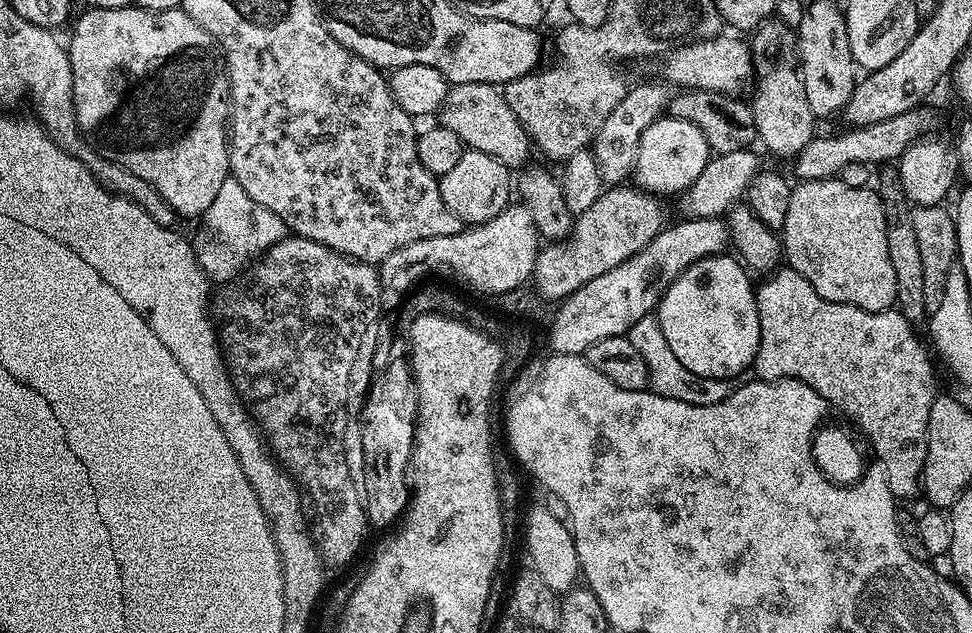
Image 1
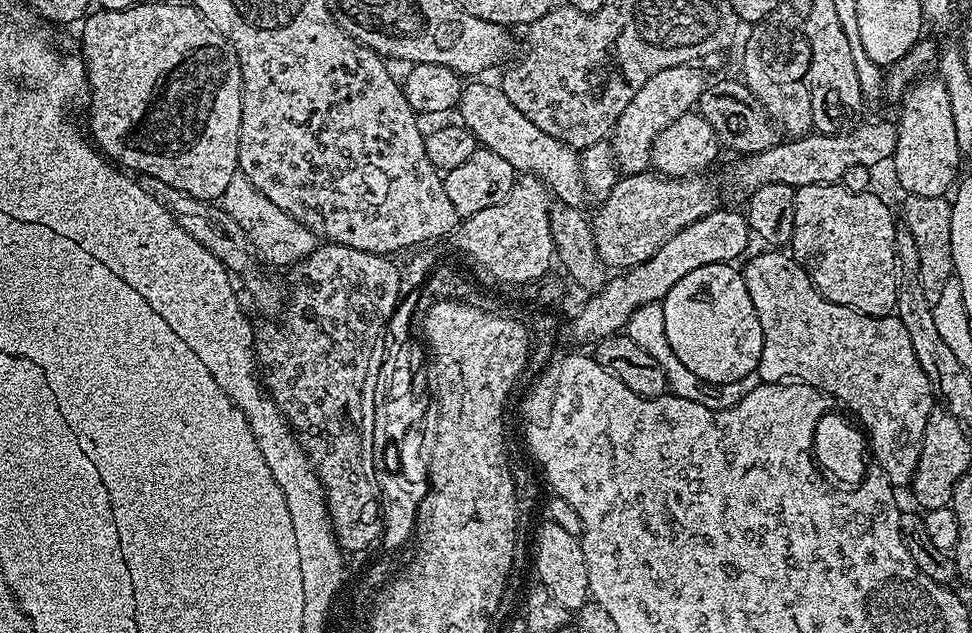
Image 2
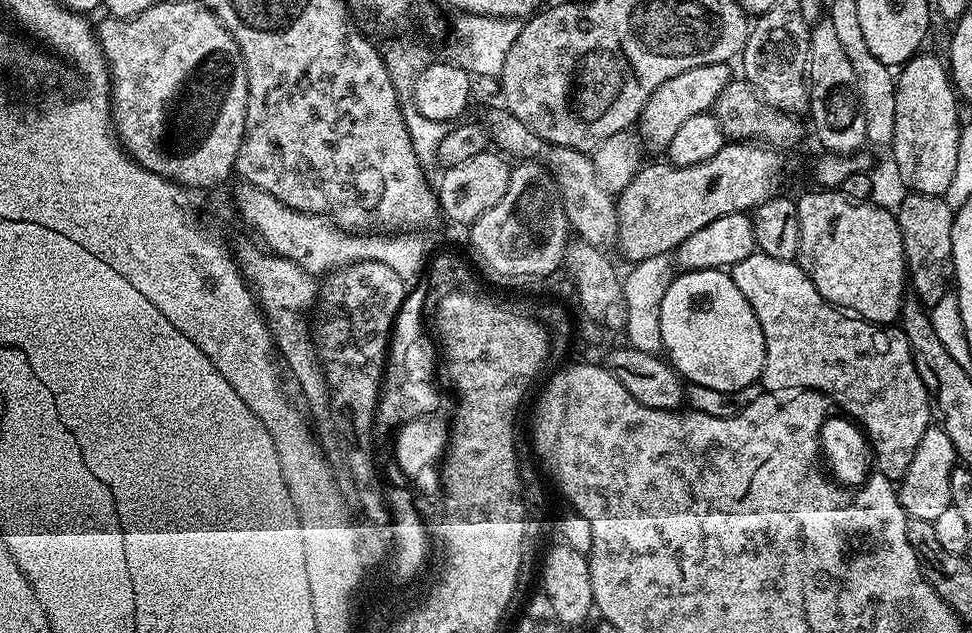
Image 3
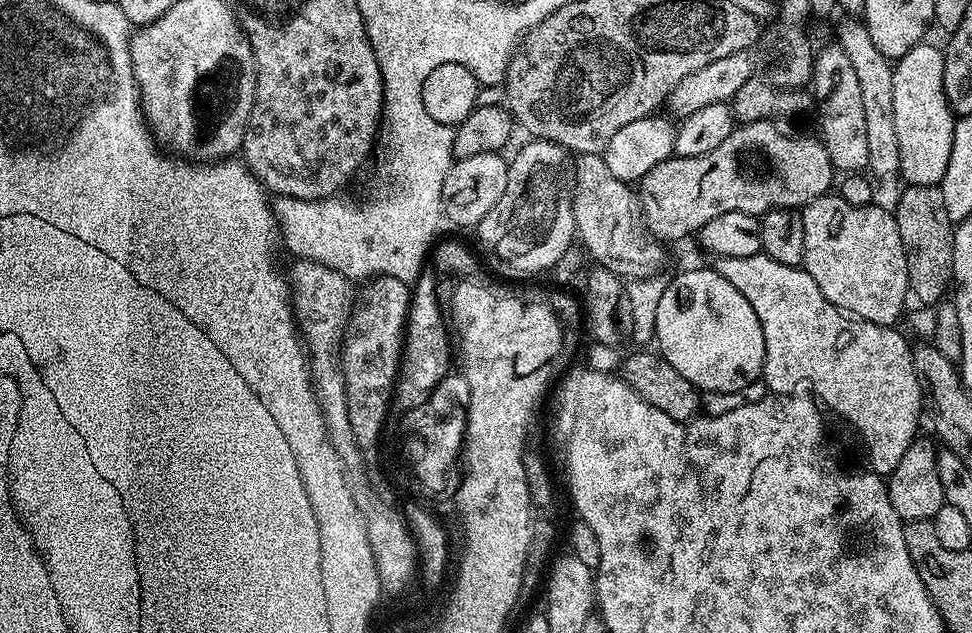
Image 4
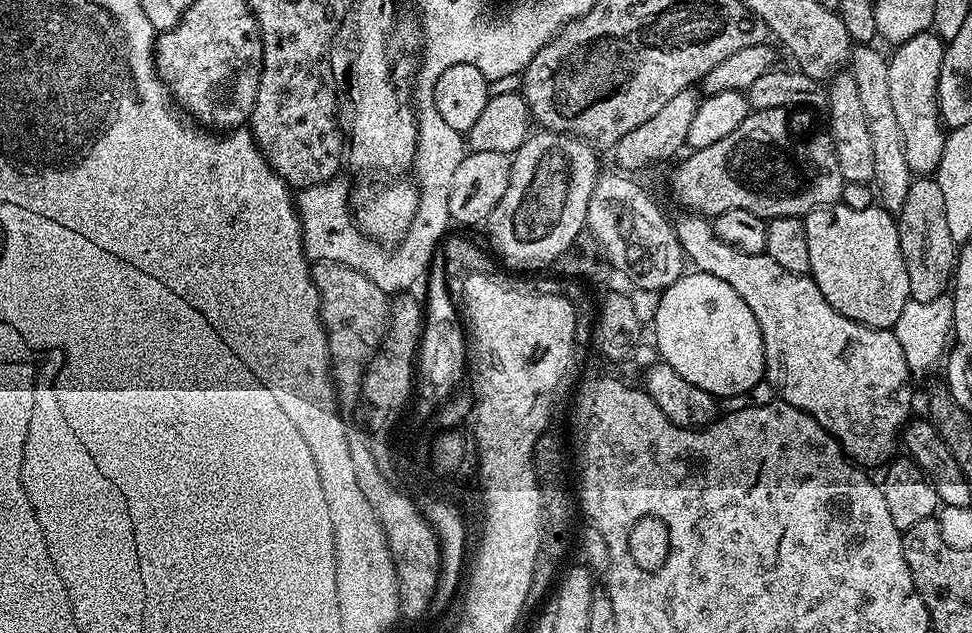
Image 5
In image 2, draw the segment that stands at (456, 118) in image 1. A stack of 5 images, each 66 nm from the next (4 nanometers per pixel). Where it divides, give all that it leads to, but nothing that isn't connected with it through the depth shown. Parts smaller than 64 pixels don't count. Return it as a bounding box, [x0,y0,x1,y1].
[458,82,586,209]

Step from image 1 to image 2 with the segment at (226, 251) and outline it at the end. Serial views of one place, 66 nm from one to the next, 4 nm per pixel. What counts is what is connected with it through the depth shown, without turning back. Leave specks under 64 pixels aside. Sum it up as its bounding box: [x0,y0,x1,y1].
[222,174,318,266]

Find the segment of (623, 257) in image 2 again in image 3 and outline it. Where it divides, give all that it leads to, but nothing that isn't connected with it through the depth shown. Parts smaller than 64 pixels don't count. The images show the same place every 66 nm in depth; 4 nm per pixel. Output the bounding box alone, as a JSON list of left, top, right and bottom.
[614,142,784,262]

